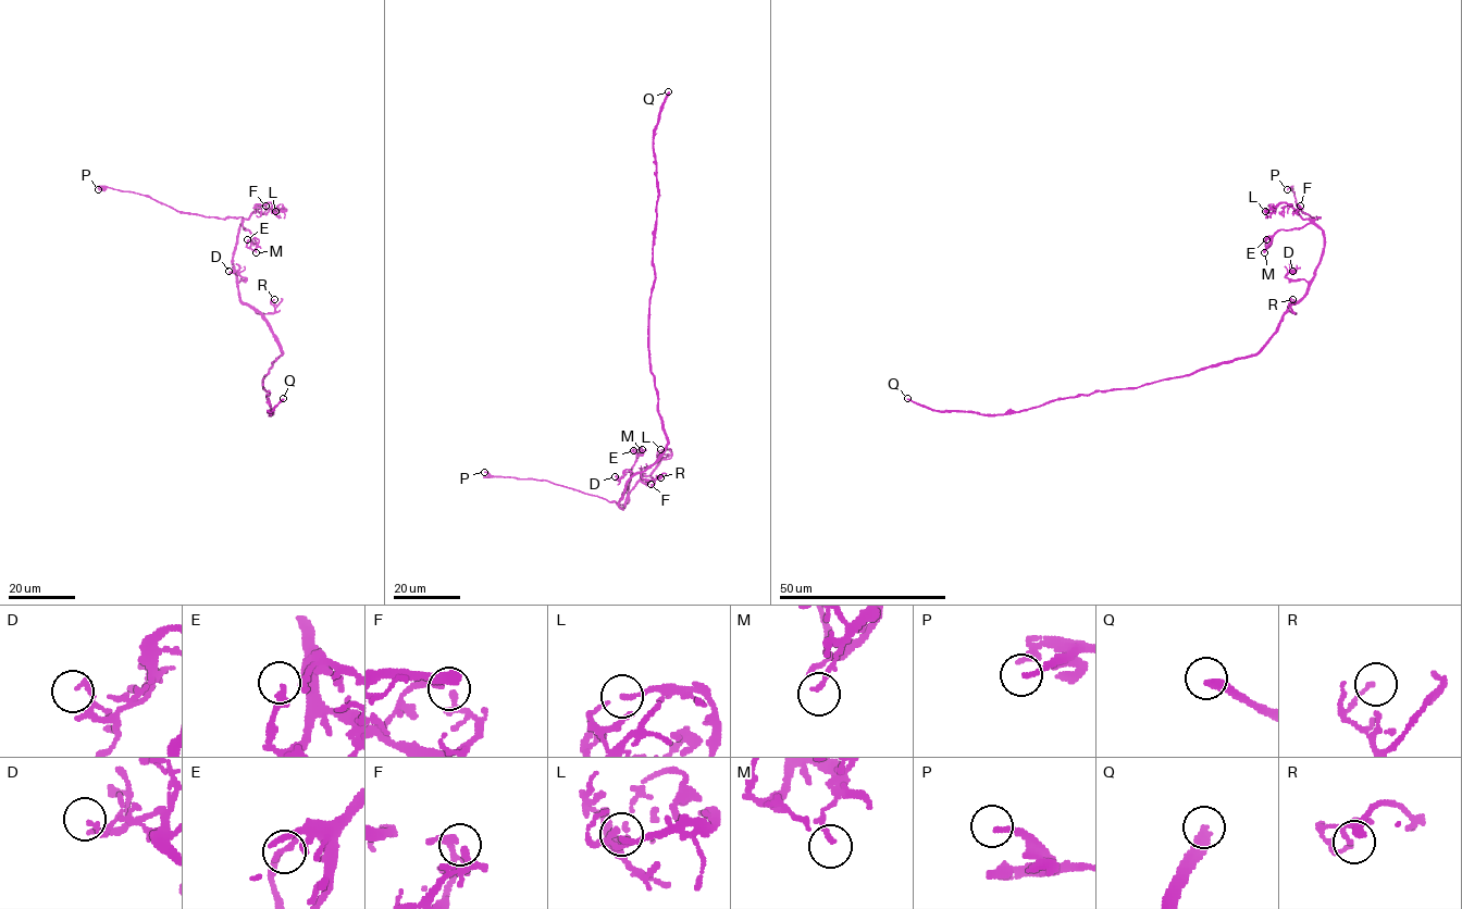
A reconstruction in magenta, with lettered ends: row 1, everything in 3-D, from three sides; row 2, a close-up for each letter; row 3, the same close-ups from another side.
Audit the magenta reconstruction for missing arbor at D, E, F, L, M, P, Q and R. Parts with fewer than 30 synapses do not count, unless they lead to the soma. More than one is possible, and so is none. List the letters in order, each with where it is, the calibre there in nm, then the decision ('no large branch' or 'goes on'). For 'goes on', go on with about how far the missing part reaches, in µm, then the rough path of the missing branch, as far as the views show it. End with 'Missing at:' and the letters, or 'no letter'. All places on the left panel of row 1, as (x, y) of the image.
D: place (228, 271); calibre 150 nm; no large branch
E: place (247, 239); calibre 240 nm; no large branch
F: place (265, 206); calibre 140 nm; no large branch
L: place (275, 211); calibre 130 nm; no large branch
M: place (256, 252); calibre 110 nm; no large branch
P: place (98, 189); calibre 150 nm; goes on; missing 8 µm; course (98, 189), (91, 188), (79, 194)
Q: place (283, 398); calibre 320 nm; goes on; missing 140 µm
R: place (274, 299); calibre 110 nm; no large branch
Missing at: P, Q

